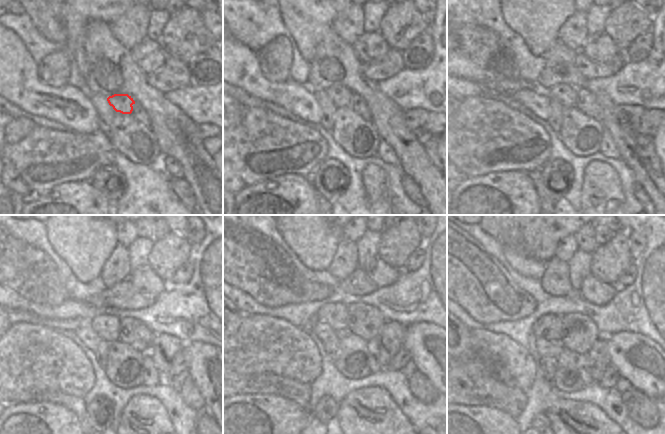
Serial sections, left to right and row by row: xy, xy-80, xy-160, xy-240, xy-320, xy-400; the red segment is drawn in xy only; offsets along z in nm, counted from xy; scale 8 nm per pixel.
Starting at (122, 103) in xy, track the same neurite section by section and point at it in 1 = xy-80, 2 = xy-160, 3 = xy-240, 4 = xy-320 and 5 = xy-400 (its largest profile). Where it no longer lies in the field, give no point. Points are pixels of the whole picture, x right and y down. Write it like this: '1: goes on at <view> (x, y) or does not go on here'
1: goes on at xy-80 (340, 97)
2: goes on at xy-160 (566, 96)
3: goes on at xy-240 (107, 322)
4: goes on at xy-320 (332, 315)
5: goes on at xy-400 (549, 327)

